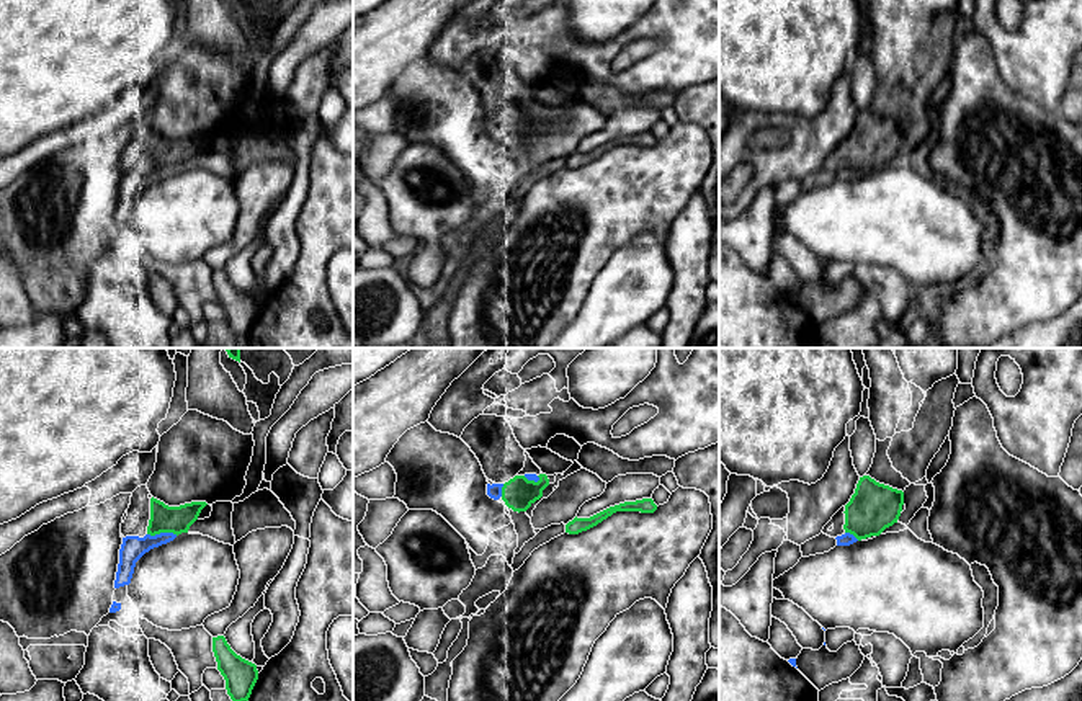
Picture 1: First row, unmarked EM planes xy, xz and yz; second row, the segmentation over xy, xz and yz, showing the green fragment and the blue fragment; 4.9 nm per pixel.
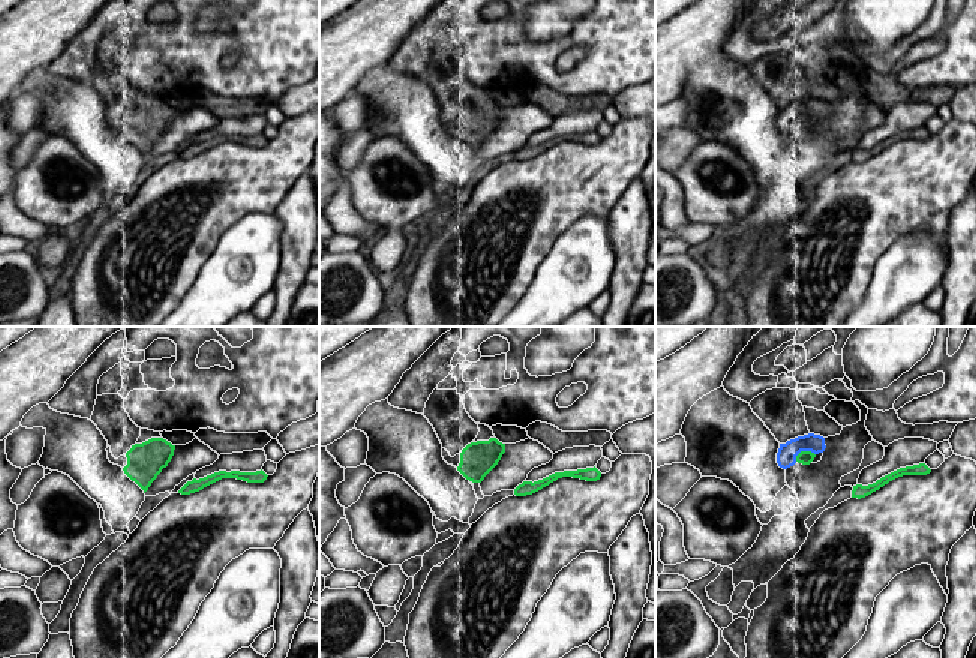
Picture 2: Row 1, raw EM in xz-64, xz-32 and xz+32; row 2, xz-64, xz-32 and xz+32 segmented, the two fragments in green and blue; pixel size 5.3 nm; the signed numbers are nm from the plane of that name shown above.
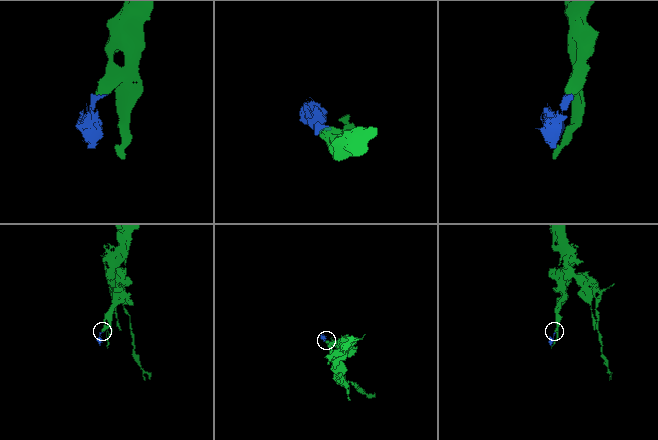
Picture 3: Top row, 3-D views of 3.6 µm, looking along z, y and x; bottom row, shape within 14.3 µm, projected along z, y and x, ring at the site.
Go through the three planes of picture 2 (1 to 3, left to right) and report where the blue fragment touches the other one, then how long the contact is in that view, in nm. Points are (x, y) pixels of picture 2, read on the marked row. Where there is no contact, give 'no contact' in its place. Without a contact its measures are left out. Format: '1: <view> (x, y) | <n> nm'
1: no contact
2: no contact
3: xz+32 (802, 451) | 120 nm

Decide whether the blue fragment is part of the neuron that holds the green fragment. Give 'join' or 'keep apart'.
join

